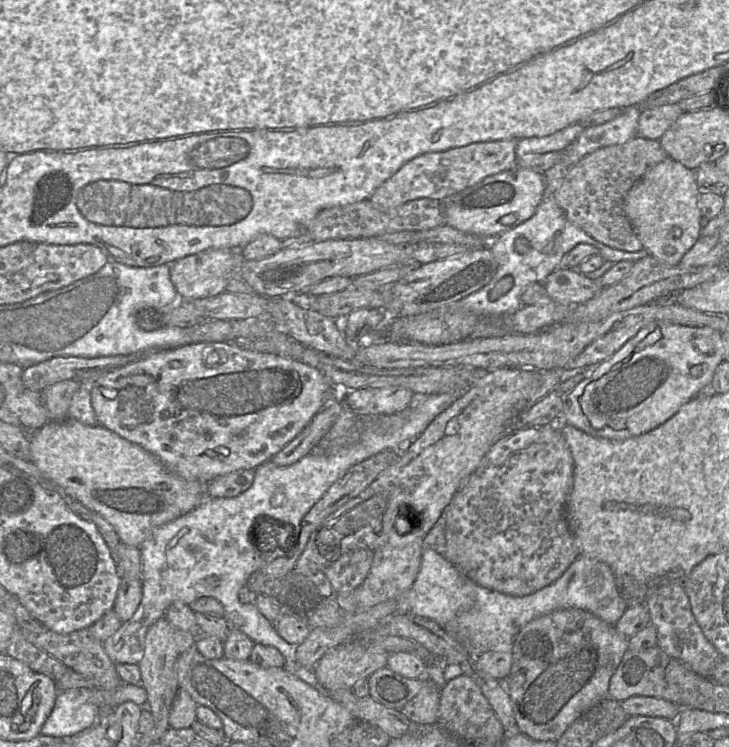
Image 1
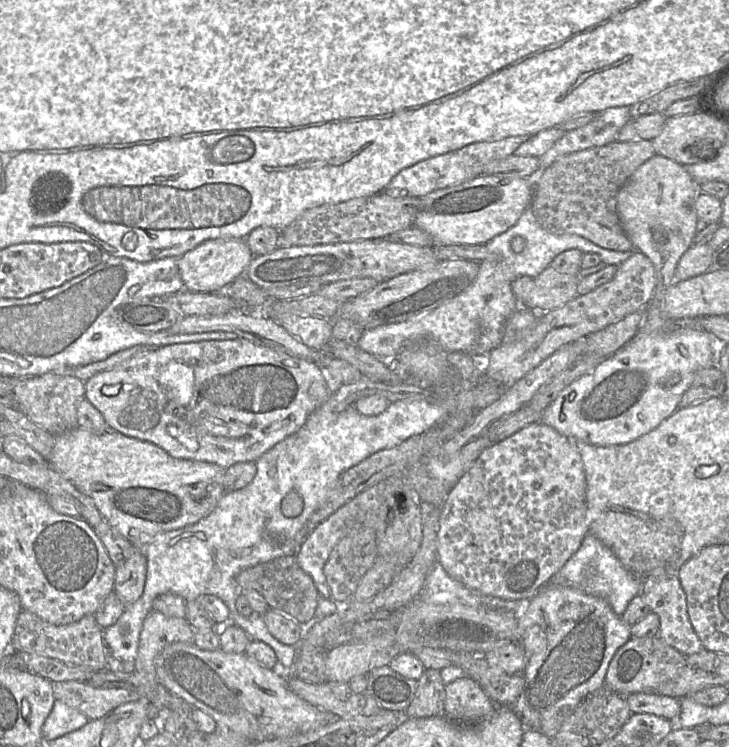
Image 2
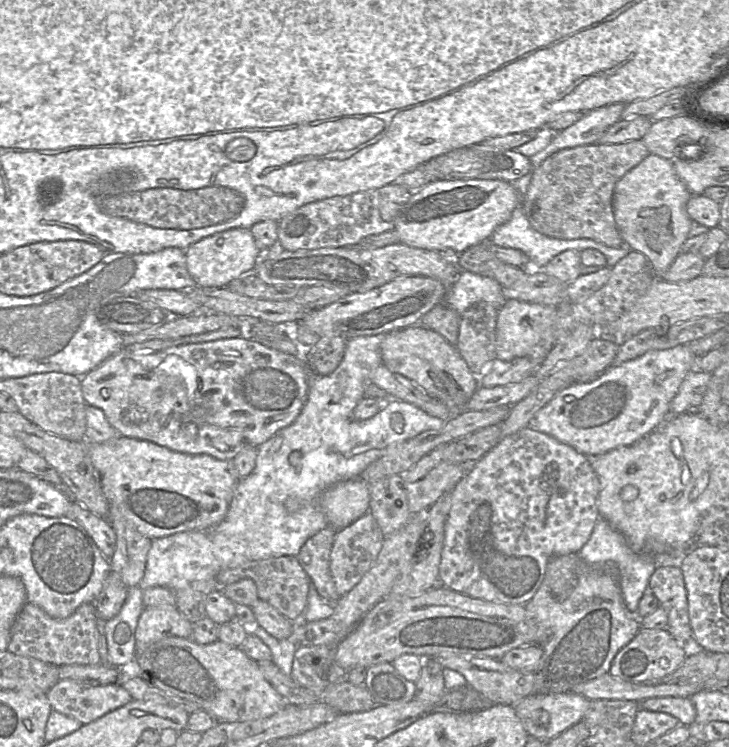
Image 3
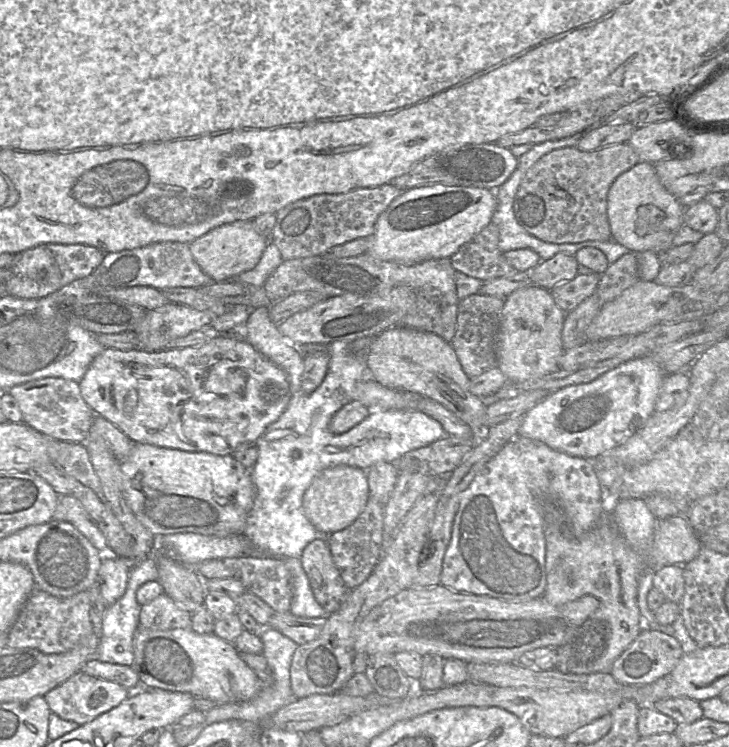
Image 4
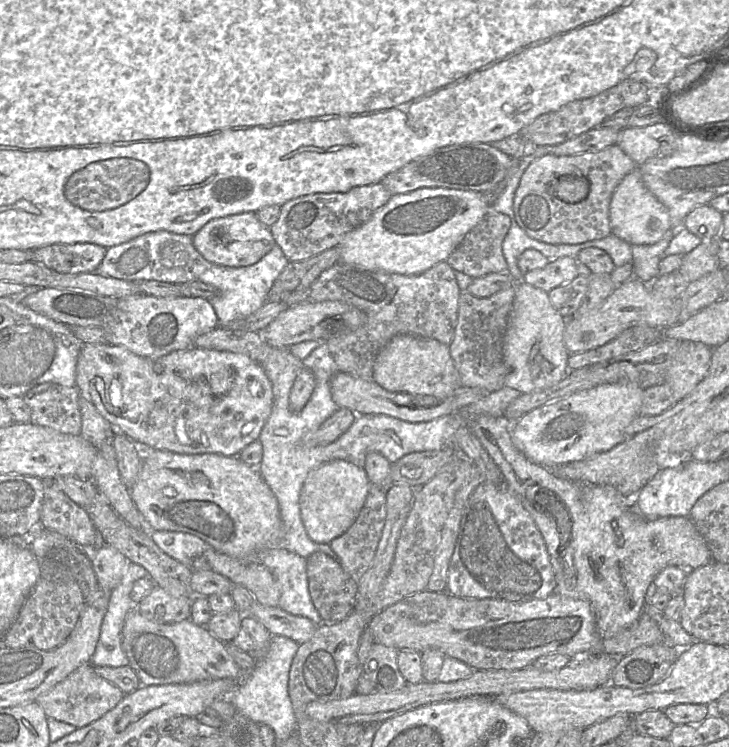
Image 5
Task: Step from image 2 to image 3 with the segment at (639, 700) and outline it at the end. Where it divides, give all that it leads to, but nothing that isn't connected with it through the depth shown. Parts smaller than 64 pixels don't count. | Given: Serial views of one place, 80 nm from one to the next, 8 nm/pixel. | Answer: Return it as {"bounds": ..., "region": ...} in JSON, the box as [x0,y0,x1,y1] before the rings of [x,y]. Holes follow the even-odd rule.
{"bounds":[639,697,696,726],"region":[[[660,697],[649,698],[639,703],[641,709],[669,714],[684,726],[695,723],[696,709],[690,698]]]}

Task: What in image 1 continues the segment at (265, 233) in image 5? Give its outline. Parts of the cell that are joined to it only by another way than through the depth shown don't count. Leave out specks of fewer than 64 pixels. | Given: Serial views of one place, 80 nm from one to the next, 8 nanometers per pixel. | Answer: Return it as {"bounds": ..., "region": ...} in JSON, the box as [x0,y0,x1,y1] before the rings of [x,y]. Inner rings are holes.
{"bounds":[170,250,243,301],"region":[[[206,250],[186,256],[170,265],[170,278],[182,301],[213,297],[225,292],[227,280],[232,272],[239,271],[243,260],[239,250]]]}

